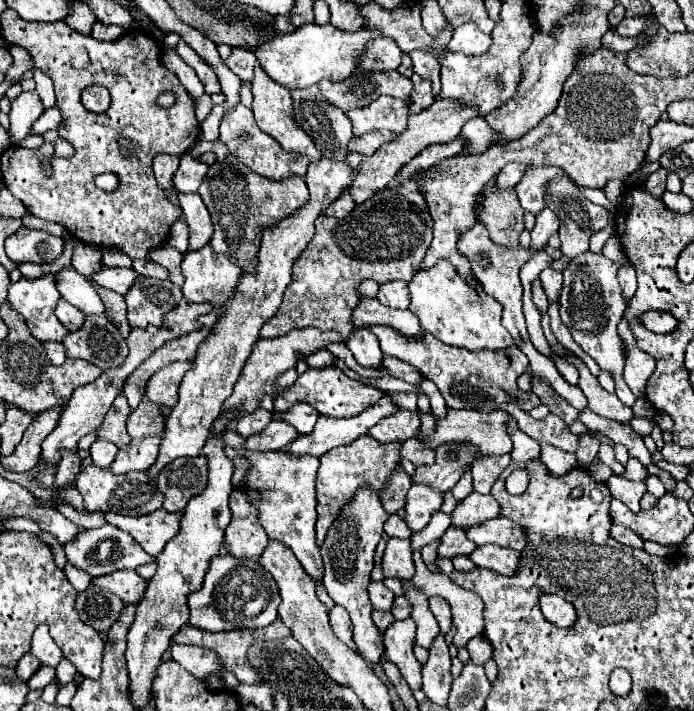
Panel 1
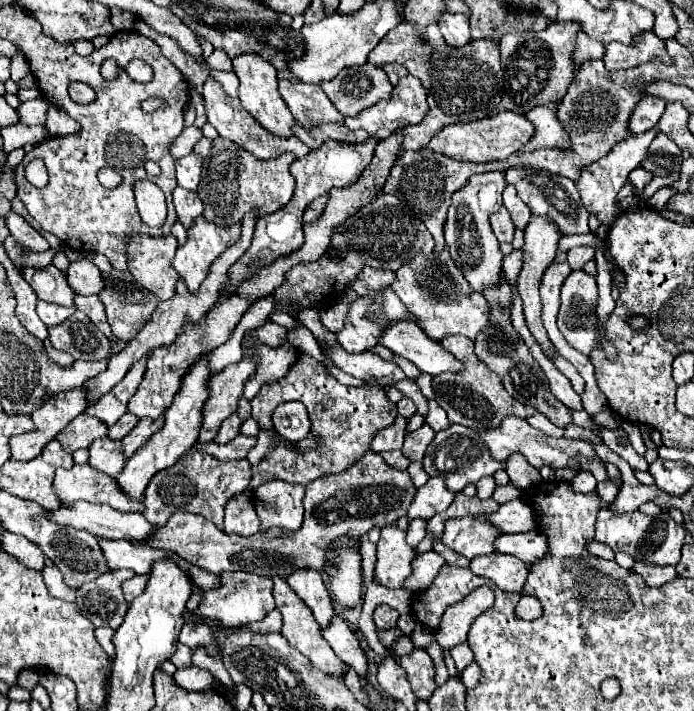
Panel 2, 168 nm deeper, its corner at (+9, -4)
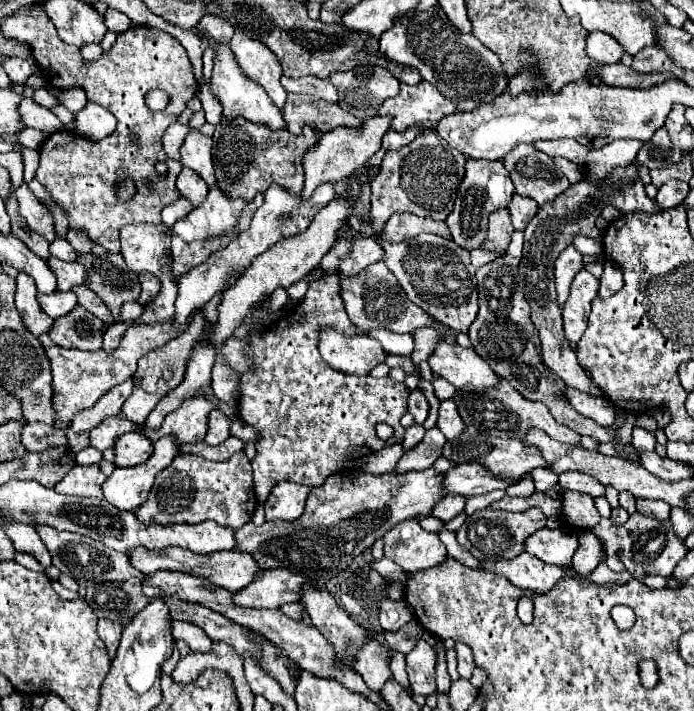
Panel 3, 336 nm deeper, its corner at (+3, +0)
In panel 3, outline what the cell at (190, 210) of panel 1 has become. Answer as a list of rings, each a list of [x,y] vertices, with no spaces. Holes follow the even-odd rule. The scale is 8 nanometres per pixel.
[[[183,169],[181,175],[177,177],[177,189],[181,193],[181,197],[189,199],[193,207],[199,207],[199,203],[203,203],[203,199],[207,197],[207,185],[203,183],[203,179],[191,171],[191,169]]]

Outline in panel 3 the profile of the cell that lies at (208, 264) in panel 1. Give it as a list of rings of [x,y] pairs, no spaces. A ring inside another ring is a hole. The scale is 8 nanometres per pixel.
[[[215,185],[209,189],[205,203],[195,207],[183,221],[177,221],[171,227],[171,233],[181,237],[185,243],[229,235],[239,225],[239,215],[245,205],[247,201],[229,199]]]

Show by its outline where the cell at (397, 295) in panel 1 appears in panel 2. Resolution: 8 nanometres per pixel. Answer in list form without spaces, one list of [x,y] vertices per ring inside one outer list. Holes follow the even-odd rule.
[[[363,267],[361,273],[353,283],[349,283],[349,289],[355,291],[357,295],[367,295],[369,291],[381,291],[383,287],[391,285],[395,279],[395,271],[387,269],[373,269],[373,267]]]

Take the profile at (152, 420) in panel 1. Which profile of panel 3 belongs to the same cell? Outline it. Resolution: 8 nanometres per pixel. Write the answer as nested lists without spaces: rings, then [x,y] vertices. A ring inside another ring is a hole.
[[[115,415],[115,417],[107,417],[101,425],[97,425],[91,433],[89,433],[89,439],[91,439],[91,447],[99,449],[99,451],[105,451],[109,447],[113,447],[113,439],[117,435],[123,435],[123,433],[129,433],[129,431],[137,431],[139,427],[135,423],[131,423],[129,419],[123,419],[123,415]]]

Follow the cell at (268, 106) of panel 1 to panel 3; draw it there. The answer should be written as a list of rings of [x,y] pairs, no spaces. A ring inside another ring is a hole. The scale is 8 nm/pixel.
[[[235,31],[233,39],[229,41],[229,47],[241,71],[247,77],[251,77],[251,81],[259,83],[265,89],[265,93],[271,97],[271,101],[279,109],[283,109],[283,103],[287,101],[287,93],[279,81],[281,65],[277,57],[267,47],[263,47],[263,43],[247,37],[241,31]]]

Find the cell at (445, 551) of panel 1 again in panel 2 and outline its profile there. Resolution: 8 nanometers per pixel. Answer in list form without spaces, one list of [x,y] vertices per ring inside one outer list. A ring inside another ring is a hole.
[[[463,517],[463,519],[449,519],[445,521],[445,533],[441,541],[465,555],[467,559],[473,559],[477,555],[491,555],[495,553],[495,539],[501,535],[501,529],[489,523],[485,517]]]

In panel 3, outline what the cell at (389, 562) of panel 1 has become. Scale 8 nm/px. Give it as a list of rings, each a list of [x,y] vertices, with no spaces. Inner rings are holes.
[[[417,519],[397,523],[391,531],[387,531],[383,541],[385,557],[409,573],[435,567],[447,559],[447,551],[439,541],[439,535],[423,531]]]

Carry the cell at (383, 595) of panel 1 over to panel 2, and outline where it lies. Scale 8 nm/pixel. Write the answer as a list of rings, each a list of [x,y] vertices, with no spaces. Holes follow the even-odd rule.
[[[379,605],[375,611],[373,611],[373,619],[375,619],[375,625],[379,629],[393,629],[397,625],[397,619],[399,619],[399,613],[387,605]]]

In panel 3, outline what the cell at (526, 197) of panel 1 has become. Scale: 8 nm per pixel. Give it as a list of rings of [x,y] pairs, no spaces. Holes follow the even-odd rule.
[[[513,193],[513,199],[511,199],[511,203],[509,203],[507,209],[509,209],[509,213],[511,213],[513,227],[523,231],[523,229],[527,227],[527,223],[535,217],[539,205],[537,205],[533,199],[529,199],[529,197],[521,197],[521,195]]]

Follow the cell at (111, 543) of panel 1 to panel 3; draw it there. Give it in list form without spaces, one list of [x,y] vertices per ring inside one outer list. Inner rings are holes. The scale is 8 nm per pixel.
[[[167,547],[167,551],[129,551],[127,555],[131,555],[131,563],[135,563],[135,569],[143,571],[145,575],[161,569],[189,573],[189,575],[203,577],[231,593],[247,587],[253,575],[259,571],[255,559],[251,559],[249,553],[239,553],[239,551],[215,551],[211,555],[195,555],[193,551],[181,551],[181,547]]]

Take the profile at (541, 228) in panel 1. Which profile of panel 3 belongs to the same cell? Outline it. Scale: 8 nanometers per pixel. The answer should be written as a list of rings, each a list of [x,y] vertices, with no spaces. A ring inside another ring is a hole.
[[[565,387],[567,401],[585,417],[597,421],[603,427],[609,427],[615,419],[615,407],[605,397],[589,397],[581,391],[575,391],[571,387]]]

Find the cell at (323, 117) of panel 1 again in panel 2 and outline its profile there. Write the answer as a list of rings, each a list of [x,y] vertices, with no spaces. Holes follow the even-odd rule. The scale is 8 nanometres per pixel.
[[[279,81],[279,93],[303,127],[315,127],[317,123],[343,123],[343,115],[319,85]]]

